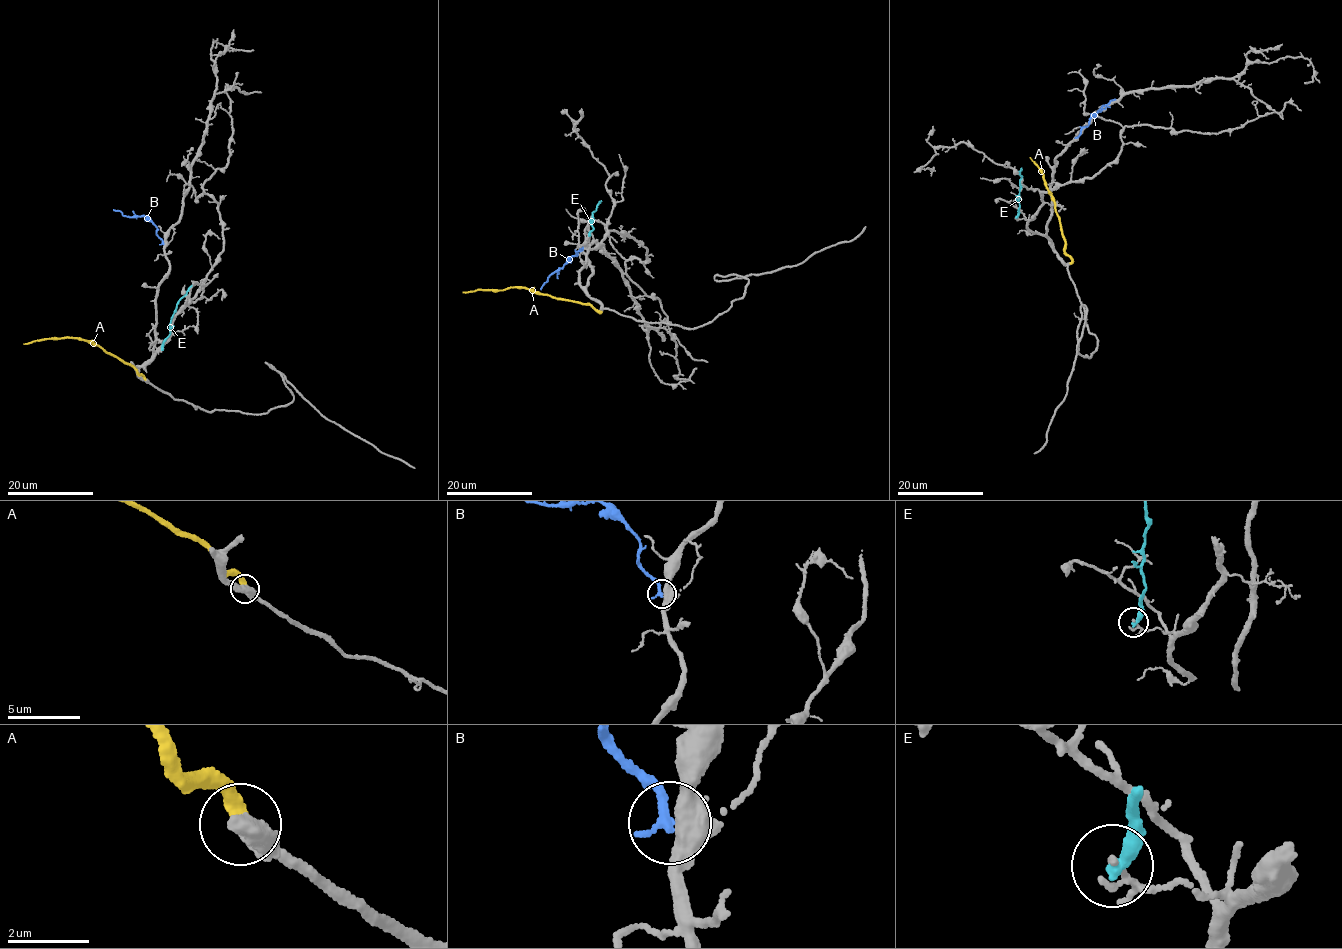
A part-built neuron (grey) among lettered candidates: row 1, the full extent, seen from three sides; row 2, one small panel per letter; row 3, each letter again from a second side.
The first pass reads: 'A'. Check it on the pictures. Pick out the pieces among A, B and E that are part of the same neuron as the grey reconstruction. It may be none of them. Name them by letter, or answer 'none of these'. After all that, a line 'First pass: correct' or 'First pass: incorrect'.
A
First pass: correct

